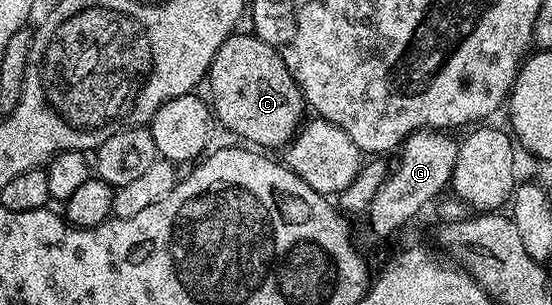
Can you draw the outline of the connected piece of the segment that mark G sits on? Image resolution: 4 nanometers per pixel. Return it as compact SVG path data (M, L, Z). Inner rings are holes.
M421 128L412 132L395 153L396 164L391 165L386 182L378 186L374 202L370 202L366 213L368 232L374 239L392 236L403 224L408 224L443 188L447 189L452 180L454 162L460 149L457 137L444 130Z

